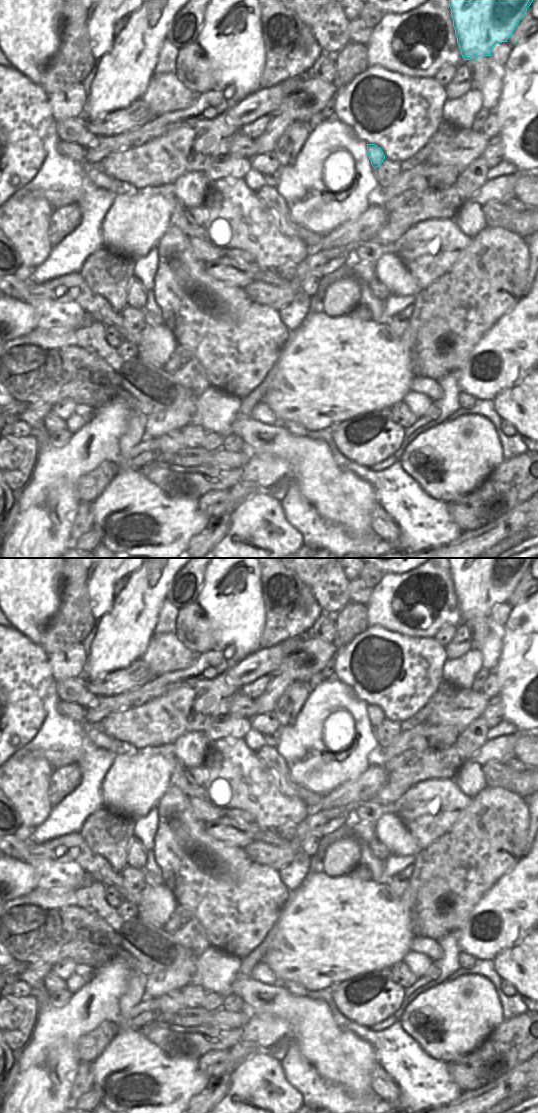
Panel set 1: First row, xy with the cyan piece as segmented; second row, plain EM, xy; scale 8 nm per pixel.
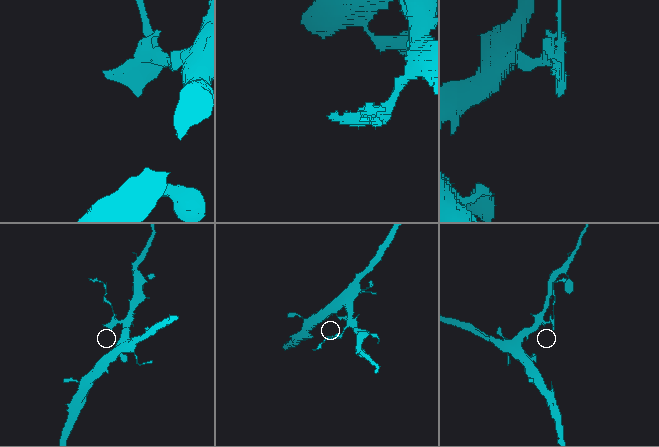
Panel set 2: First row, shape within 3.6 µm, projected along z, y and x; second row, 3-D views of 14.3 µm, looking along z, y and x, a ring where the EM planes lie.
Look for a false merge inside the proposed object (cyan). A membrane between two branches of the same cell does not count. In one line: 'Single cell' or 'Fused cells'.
Fused cells.

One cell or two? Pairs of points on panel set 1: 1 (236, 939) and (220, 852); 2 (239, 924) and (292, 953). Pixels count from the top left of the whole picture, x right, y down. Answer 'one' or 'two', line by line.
1: one
2: two

